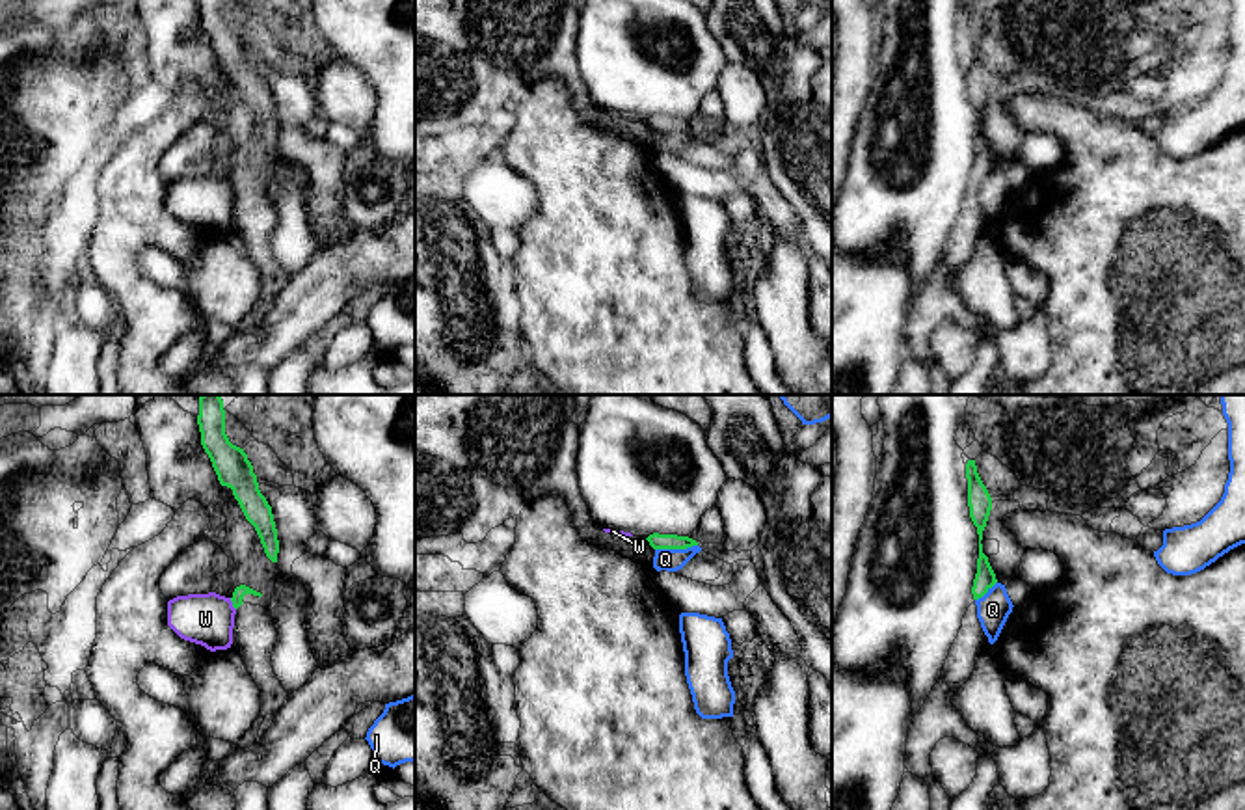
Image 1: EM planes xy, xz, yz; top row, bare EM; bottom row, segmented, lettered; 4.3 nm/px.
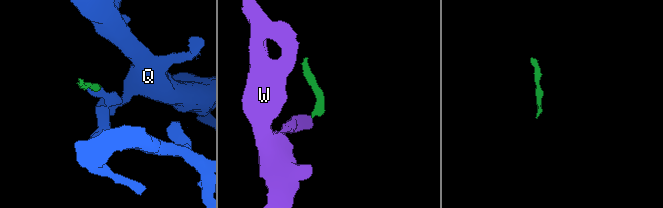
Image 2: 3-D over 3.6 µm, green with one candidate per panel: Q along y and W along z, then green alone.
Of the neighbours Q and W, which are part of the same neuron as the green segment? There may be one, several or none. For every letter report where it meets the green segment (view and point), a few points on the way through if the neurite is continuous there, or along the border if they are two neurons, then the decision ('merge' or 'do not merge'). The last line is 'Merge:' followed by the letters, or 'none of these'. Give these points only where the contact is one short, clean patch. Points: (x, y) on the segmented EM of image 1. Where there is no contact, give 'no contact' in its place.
Q: xz (676, 548) | along xz (696, 544), (655, 550) | do not merge
W: xy (233, 604) | along xy (229, 598), (235, 609) | do not merge
Merge: none of these

